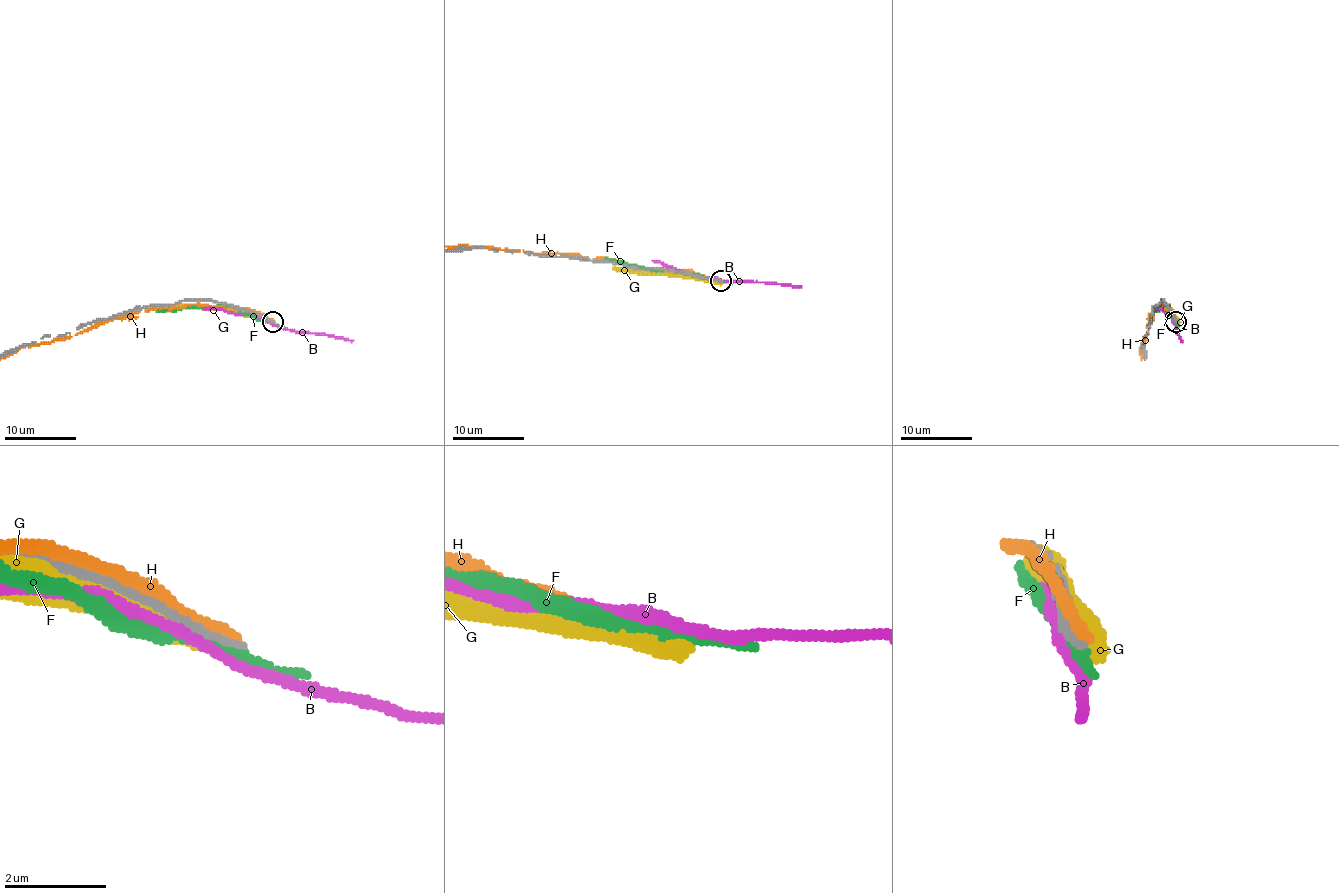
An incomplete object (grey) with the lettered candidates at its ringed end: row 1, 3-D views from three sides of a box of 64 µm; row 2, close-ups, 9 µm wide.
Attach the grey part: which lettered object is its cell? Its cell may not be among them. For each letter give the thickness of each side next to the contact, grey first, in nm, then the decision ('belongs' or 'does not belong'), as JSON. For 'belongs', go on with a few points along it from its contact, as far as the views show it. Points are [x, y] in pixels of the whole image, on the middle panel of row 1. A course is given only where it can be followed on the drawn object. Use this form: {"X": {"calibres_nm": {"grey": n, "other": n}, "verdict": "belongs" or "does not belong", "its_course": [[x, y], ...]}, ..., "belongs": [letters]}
{"B": {"calibres_nm": {"grey": 220, "other": 220}, "verdict": "does not belong"}, "F": {"calibres_nm": {"grey": 280, "other": 220}, "verdict": "does not belong"}, "G": {"calibres_nm": {"grey": 220, "other": 440}, "verdict": "does not belong"}, "H": {"calibres_nm": {"grey": 220, "other": 220}, "verdict": "does not belong"}, "belongs": []}

